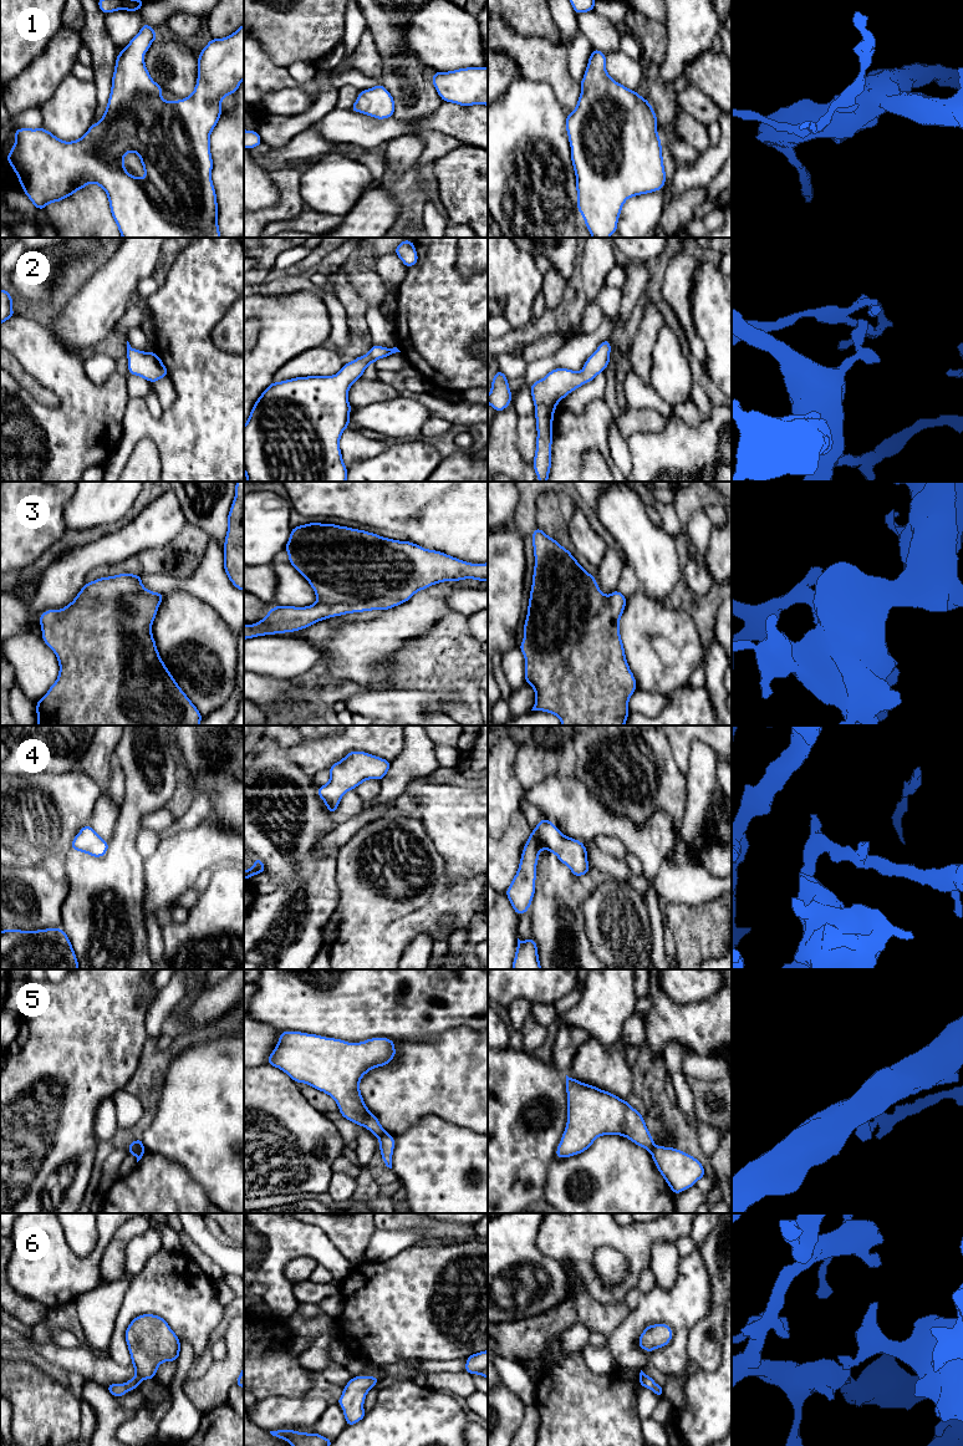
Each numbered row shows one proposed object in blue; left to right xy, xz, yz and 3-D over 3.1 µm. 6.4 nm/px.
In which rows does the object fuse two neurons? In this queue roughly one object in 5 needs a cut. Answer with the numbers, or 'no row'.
2, 5

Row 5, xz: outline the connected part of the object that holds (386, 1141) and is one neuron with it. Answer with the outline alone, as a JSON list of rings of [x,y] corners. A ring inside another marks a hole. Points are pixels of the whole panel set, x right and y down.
[[[383,1134],[378,1137],[379,1140],[379,1150],[382,1155],[382,1160],[384,1165],[392,1168],[392,1155],[394,1149],[394,1137],[389,1134]]]

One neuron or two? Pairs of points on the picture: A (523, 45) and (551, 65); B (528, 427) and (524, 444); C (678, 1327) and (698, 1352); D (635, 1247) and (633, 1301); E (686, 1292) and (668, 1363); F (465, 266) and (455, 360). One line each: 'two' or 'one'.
A: one
B: one
C: two
D: two
E: one
F: two

